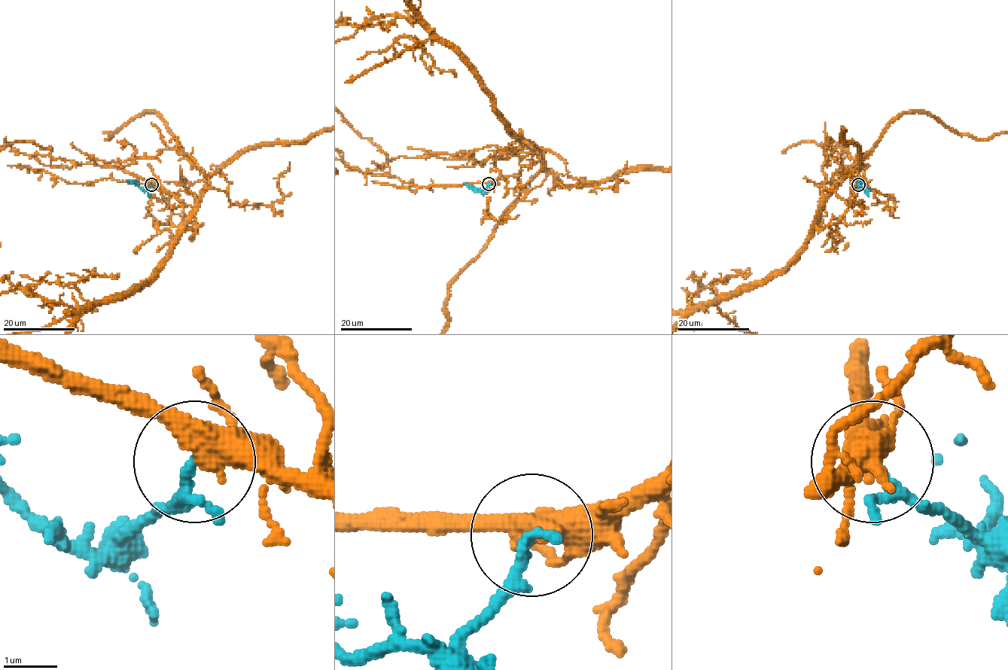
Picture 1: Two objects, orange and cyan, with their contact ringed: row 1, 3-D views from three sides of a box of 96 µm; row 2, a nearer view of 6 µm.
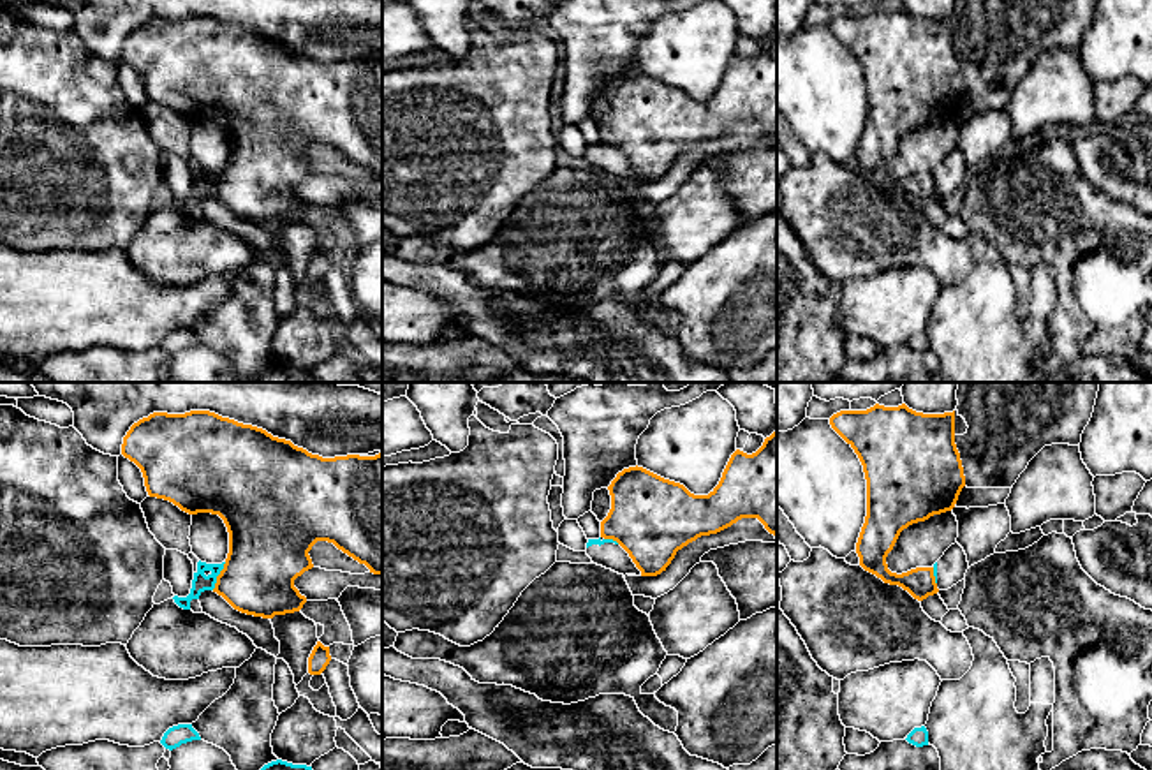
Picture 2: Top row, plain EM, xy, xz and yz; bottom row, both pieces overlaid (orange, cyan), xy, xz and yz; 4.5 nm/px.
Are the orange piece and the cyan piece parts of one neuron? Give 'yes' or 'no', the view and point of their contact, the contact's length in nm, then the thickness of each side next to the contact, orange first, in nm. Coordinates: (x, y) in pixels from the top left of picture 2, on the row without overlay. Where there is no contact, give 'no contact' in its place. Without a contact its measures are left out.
no | xy (217, 182) | 140 nm | 360/80 nm

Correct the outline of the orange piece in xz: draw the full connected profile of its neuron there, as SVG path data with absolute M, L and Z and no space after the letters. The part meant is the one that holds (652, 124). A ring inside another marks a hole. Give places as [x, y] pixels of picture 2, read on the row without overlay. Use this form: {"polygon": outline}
{"polygon": "M777 35L752 60L736 55L719 90L708 100L694 100L683 90L638 70L618 78L608 95L611 115L601 127L601 143L617 146L641 181L661 180L678 155L701 141L717 139L742 123L757 123L777 144Z"}

